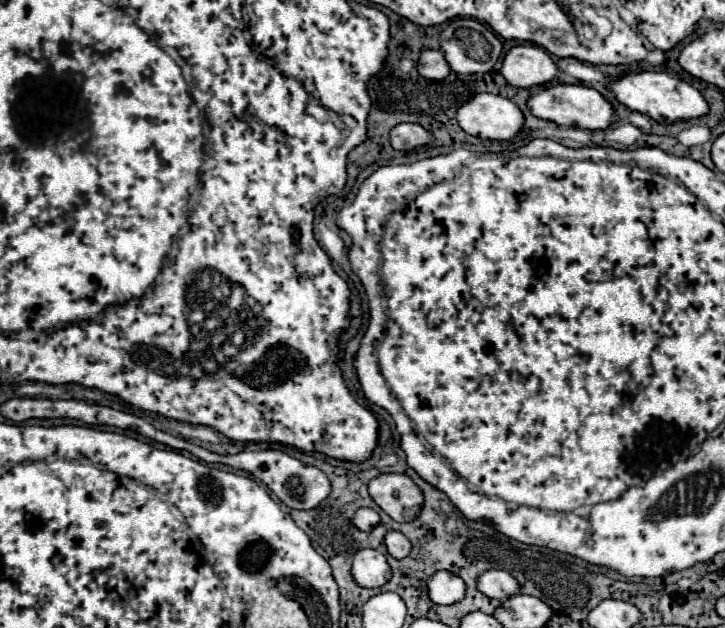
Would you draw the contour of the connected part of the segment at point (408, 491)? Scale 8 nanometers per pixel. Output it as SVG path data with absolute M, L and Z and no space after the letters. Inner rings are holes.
M383 473L369 481L371 499L395 521L407 523L421 511L423 495L419 487L399 473Z

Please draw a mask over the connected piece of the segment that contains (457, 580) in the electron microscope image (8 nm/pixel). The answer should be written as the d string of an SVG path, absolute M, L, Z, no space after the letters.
M437 571L427 583L429 599L437 605L453 605L465 597L465 583L461 577L449 571Z

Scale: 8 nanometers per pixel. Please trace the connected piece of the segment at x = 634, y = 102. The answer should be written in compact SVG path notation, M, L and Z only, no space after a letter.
M643 71L643 73L629 73L621 79L615 79L609 83L609 89L613 91L613 95L617 97L619 103L623 103L625 107L645 113L655 121L679 121L679 119L695 119L707 113L707 101L703 99L703 95L689 83L671 77L669 73L651 73L651 71Z

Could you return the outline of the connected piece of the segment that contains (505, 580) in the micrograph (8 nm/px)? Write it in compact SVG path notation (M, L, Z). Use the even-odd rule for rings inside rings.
M491 569L491 571L485 571L481 575L481 579L477 579L477 589L491 597L491 599L507 599L511 595L517 595L519 593L519 583L515 581L515 577L507 571L501 571L501 569Z

